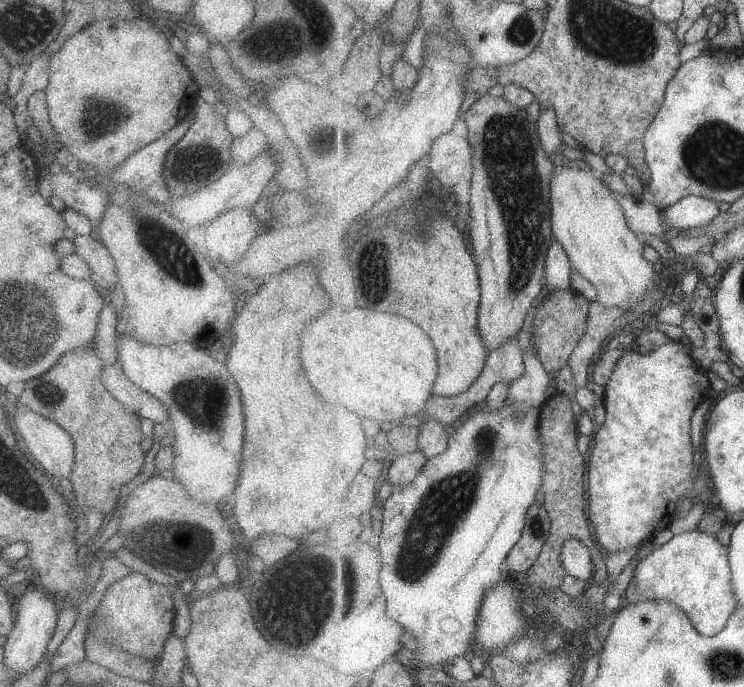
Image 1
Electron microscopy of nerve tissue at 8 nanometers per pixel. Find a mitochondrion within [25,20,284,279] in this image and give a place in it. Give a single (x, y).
(108, 112)

